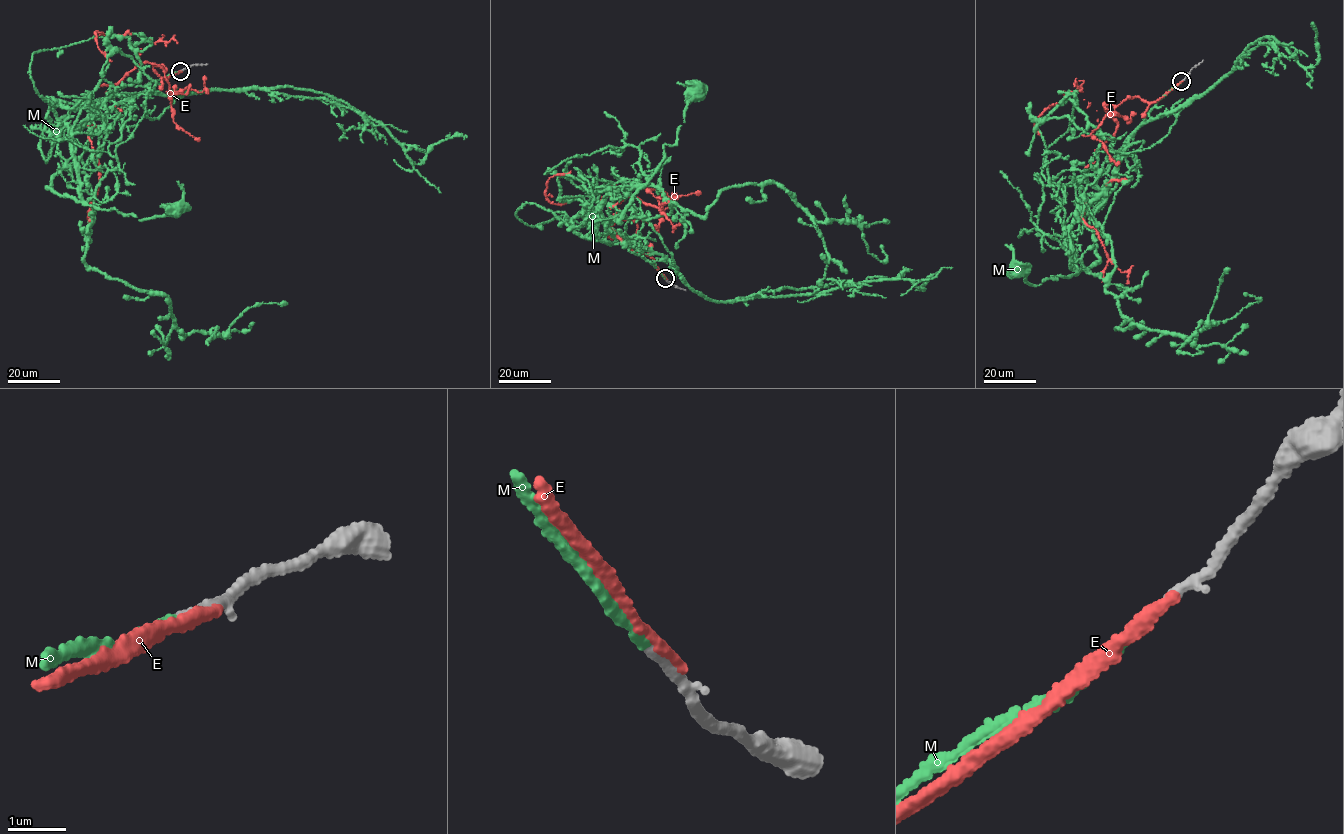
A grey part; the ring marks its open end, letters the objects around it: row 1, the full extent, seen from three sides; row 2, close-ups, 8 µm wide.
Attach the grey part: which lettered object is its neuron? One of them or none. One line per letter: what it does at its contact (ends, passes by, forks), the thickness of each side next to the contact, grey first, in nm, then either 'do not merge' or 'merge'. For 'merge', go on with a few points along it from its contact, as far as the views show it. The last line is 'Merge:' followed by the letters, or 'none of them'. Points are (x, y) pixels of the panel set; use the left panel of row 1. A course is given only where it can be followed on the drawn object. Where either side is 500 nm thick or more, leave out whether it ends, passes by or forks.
E: it ends there; 190 nm thick on the grey side, 240 nm on the other; do not merge
M: it ends there; 150 nm thick on the grey side, 130 nm on the other; merge; it runs (180, 71), (150, 82), (145, 91), (121, 99), (70, 137), (86, 204), (132, 212), (138, 219), (174, 210)
Merge: M

